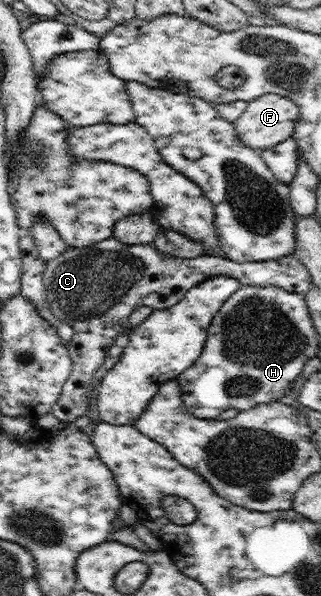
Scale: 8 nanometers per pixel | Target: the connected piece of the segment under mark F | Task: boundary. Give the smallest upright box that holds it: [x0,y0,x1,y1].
[234,93,299,151]

